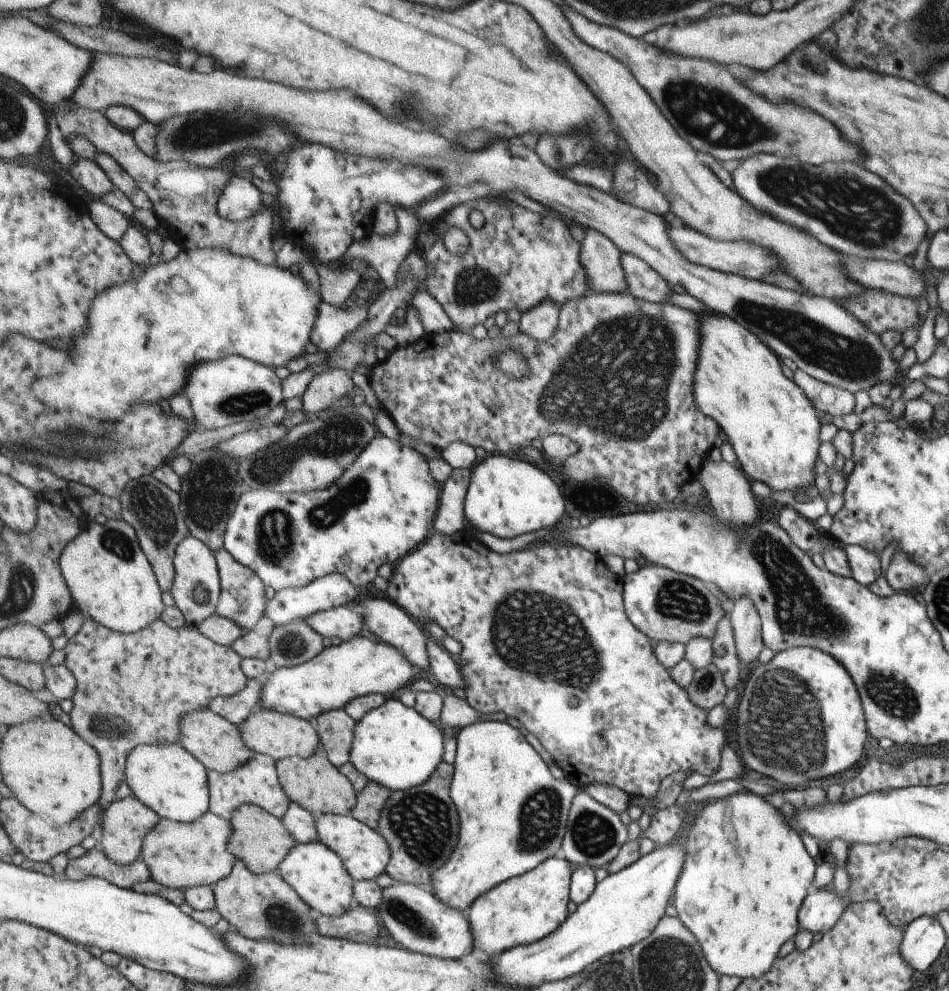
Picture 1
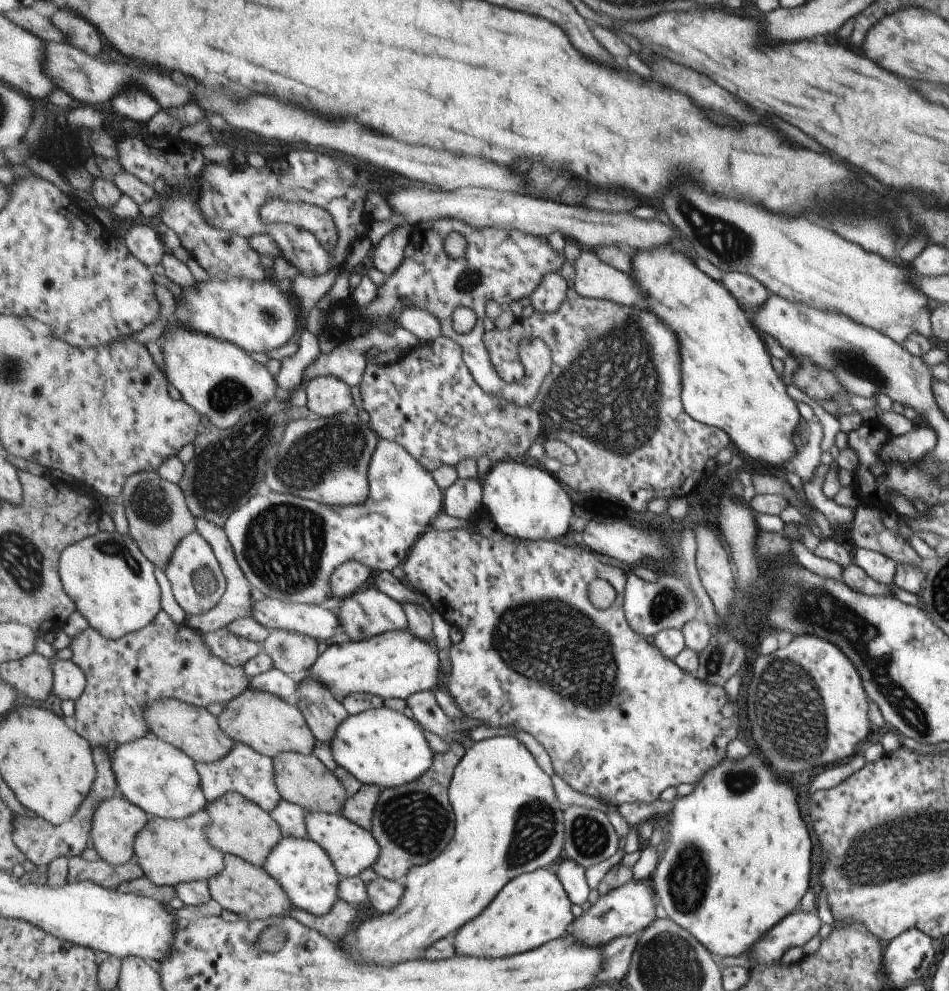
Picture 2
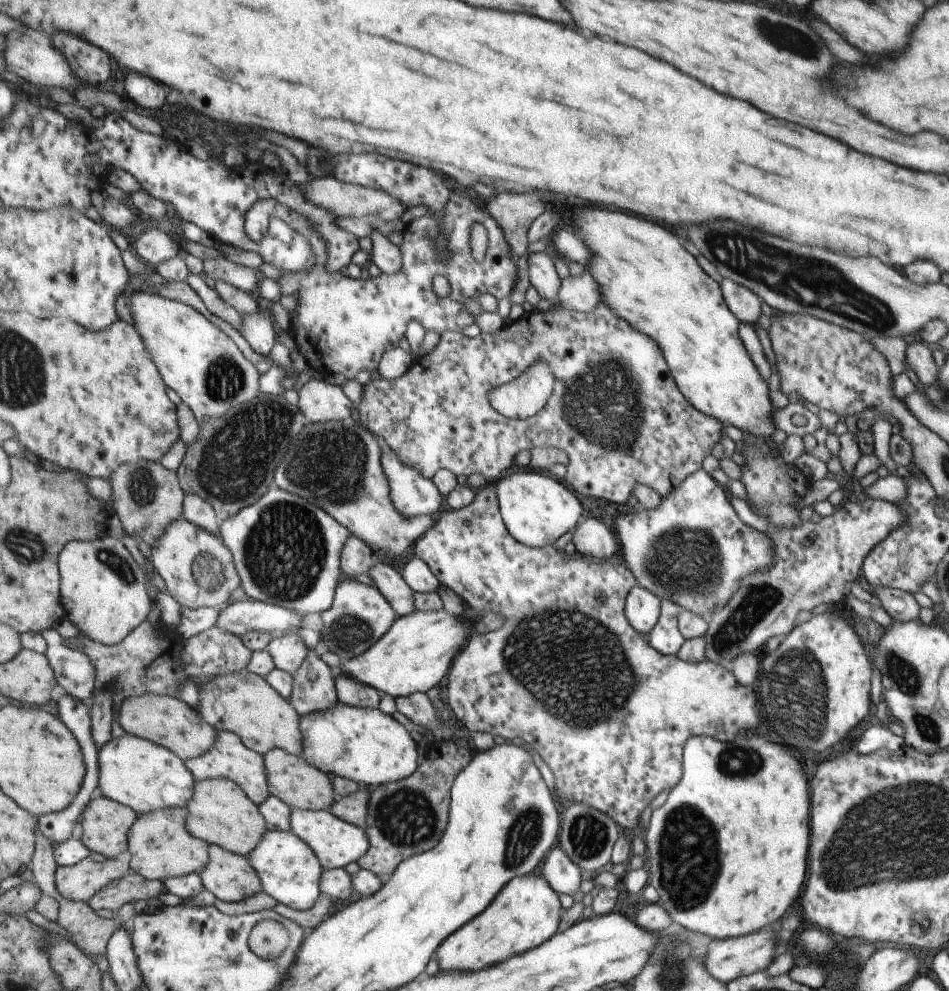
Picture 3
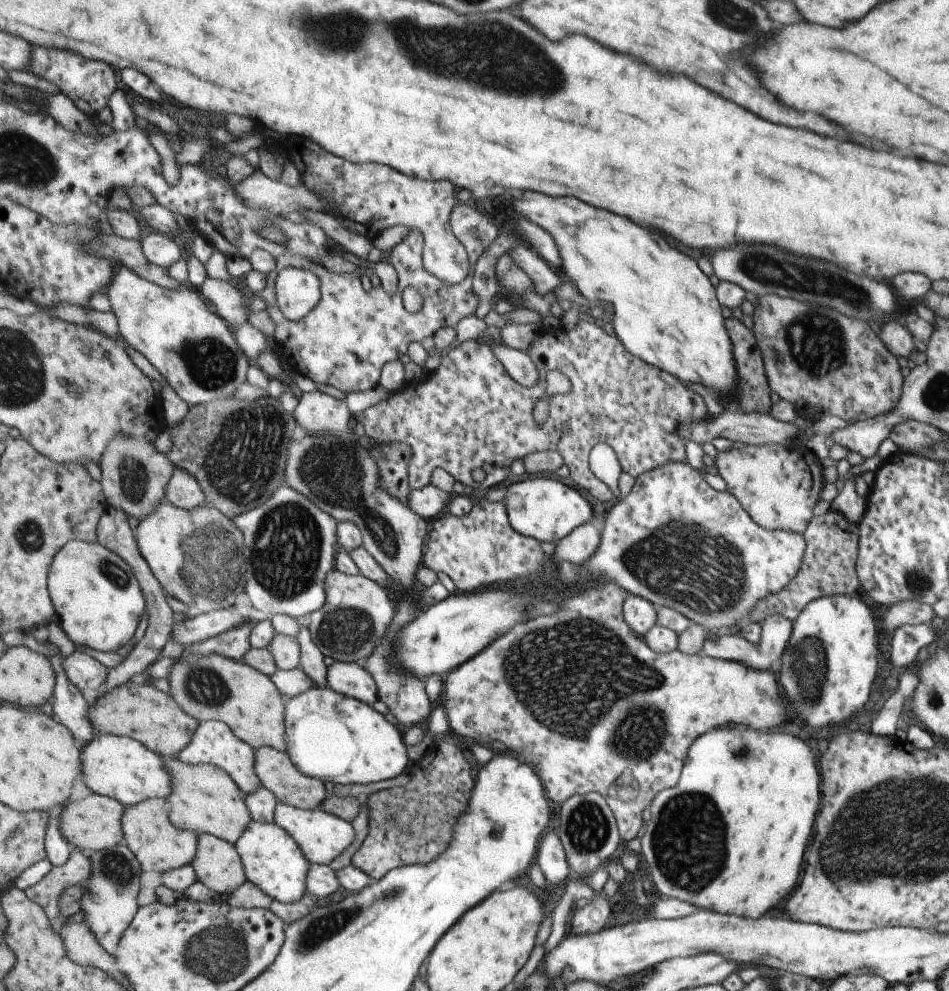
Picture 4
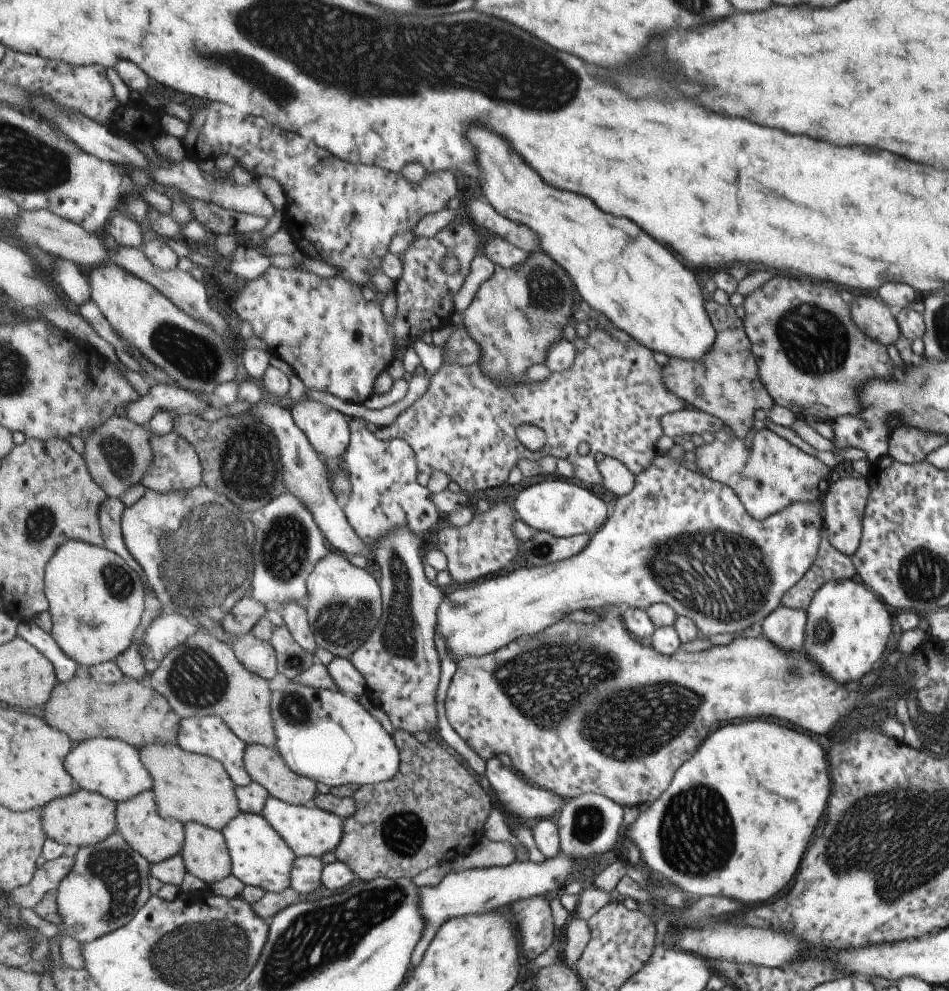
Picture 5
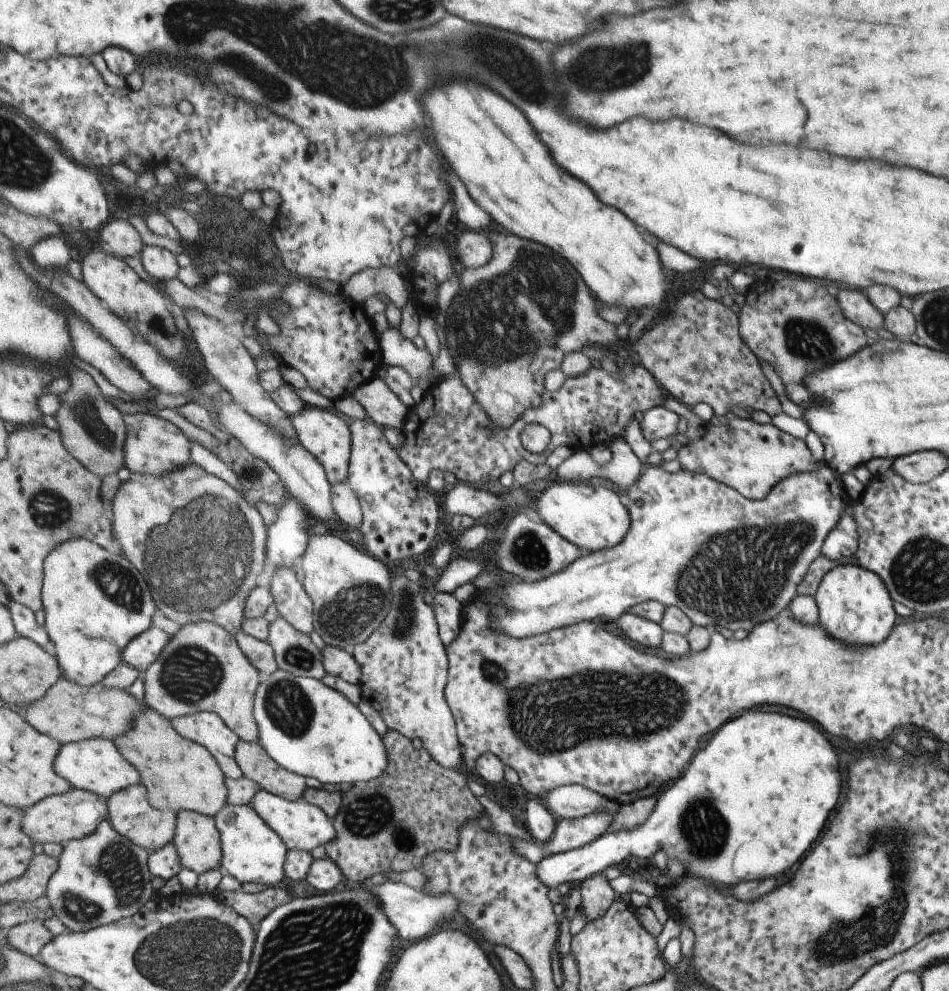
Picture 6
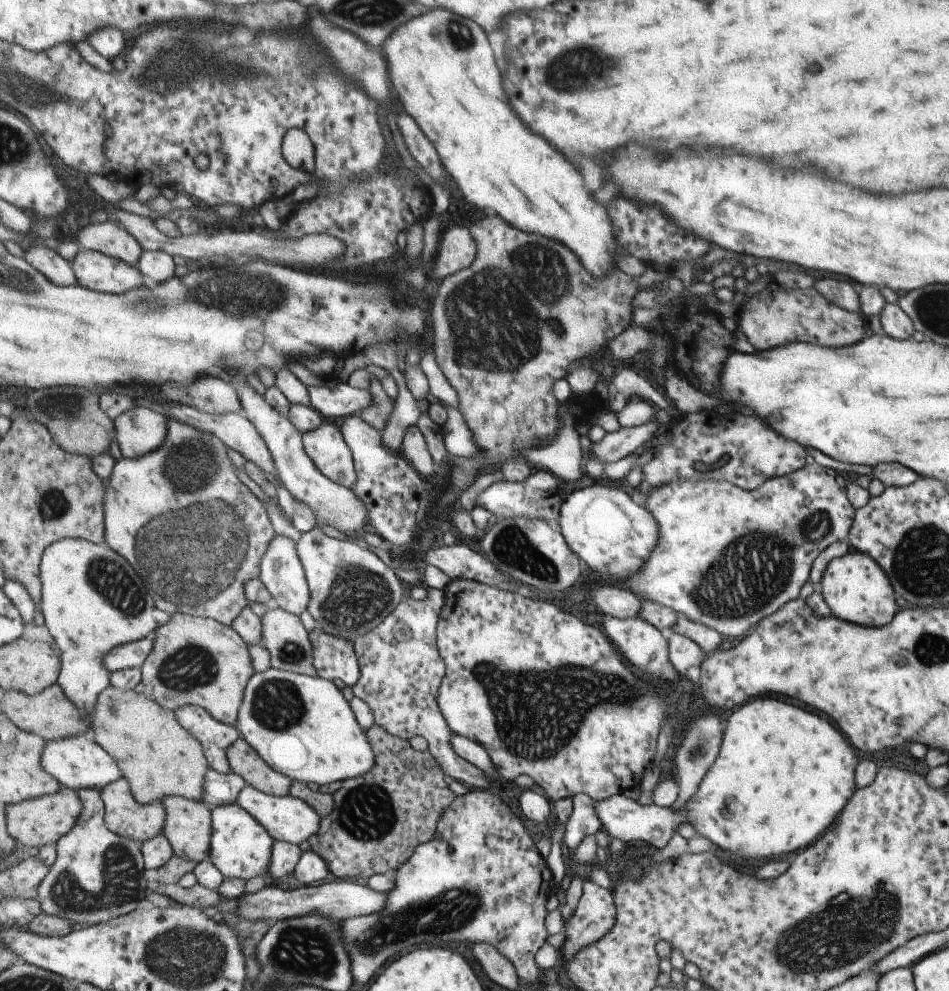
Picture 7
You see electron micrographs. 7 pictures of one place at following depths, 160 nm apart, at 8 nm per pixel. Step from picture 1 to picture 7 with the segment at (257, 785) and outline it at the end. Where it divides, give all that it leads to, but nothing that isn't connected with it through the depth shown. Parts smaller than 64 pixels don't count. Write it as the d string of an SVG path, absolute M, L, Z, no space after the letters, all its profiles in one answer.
M195 705L179 708L176 716L180 724L204 746L212 769L221 774L231 774L228 752L240 740L240 730L235 725L224 724L205 708Z

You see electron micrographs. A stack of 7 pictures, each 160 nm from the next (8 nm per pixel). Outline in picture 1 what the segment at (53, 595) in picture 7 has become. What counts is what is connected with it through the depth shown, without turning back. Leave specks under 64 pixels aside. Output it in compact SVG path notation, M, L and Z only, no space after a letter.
M108 519L104 524L90 520L75 540L64 548L60 556L63 576L72 592L75 607L85 617L96 620L100 625L120 633L136 633L161 618L166 607L163 590L156 577L156 571L140 545L136 528L125 519Z

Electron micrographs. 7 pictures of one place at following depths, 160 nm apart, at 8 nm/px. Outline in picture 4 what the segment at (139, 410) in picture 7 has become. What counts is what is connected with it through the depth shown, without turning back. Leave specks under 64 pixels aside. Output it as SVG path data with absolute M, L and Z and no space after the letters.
M175 465L175 472L167 486L168 500L185 510L207 504L206 494L199 481L185 469Z

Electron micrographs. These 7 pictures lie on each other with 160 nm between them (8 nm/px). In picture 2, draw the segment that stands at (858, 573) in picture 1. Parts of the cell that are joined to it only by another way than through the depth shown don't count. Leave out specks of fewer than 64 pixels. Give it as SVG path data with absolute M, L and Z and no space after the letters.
M854 547L850 550L852 562L864 570L871 580L884 585L892 583L897 564L894 560L871 549Z

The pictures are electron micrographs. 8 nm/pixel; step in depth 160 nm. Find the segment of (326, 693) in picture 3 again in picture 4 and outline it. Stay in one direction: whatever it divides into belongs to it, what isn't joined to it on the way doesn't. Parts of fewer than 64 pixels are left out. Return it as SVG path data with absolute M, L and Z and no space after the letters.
M302 626L297 638L302 648L302 664L308 677L311 677L316 684L315 687L327 687L328 666L325 666L325 655L321 652L320 645L313 640L310 627Z

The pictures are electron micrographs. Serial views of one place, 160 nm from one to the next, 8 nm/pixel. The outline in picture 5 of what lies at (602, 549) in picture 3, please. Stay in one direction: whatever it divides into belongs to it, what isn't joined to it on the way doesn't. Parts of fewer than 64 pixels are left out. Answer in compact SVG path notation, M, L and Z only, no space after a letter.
M534 531L534 535L520 546L521 555L531 567L544 567L567 560L583 551L591 538L589 535L558 537L547 531Z

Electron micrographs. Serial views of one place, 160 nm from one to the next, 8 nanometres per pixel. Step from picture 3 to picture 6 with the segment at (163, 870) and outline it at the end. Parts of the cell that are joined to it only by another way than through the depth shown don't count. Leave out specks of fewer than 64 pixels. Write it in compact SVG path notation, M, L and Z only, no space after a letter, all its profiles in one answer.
M142 784L125 788L112 795L108 802L108 821L123 837L149 852L160 850L176 839L177 816L173 810L153 808L148 798L148 789Z

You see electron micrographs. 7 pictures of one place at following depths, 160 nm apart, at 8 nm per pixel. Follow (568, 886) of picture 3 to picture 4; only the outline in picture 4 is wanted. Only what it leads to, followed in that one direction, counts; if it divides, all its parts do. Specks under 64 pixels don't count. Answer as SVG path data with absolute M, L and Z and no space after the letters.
M558 831L550 832L540 840L539 854L536 856L535 862L538 863L550 886L571 879L567 853Z

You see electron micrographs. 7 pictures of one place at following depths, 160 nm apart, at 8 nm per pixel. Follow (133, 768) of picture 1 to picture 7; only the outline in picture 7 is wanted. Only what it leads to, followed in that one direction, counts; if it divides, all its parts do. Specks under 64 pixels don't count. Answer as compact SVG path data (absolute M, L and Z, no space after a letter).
M92 733L47 742L43 766L48 773L61 782L61 785L75 790L91 788L91 790L103 792L109 784L116 783L124 777L119 762L95 740Z

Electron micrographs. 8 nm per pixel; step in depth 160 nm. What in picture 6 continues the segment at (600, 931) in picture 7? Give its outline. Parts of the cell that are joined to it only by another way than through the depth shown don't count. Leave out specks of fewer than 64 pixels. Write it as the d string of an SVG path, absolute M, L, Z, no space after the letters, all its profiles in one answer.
M598 873L581 881L577 888L580 890L580 912L587 923L601 919L611 902L613 890L604 874Z

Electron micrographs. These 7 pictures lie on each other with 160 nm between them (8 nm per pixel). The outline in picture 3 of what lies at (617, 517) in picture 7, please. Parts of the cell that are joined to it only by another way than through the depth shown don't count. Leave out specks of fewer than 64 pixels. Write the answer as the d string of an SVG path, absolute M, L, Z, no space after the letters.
M529 469L505 476L496 485L502 516L509 532L530 547L555 544L555 540L572 530L581 516L581 504L575 500L569 488L547 474Z

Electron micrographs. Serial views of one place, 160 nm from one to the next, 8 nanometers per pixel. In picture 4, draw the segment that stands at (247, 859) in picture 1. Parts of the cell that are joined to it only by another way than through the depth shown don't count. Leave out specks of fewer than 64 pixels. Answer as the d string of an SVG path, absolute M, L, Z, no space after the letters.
M180 758L163 760L172 774L172 794L167 798L172 823L177 828L189 829L199 835L212 834L235 845L253 820L246 802L247 794L236 780L224 768L212 764L187 764Z

